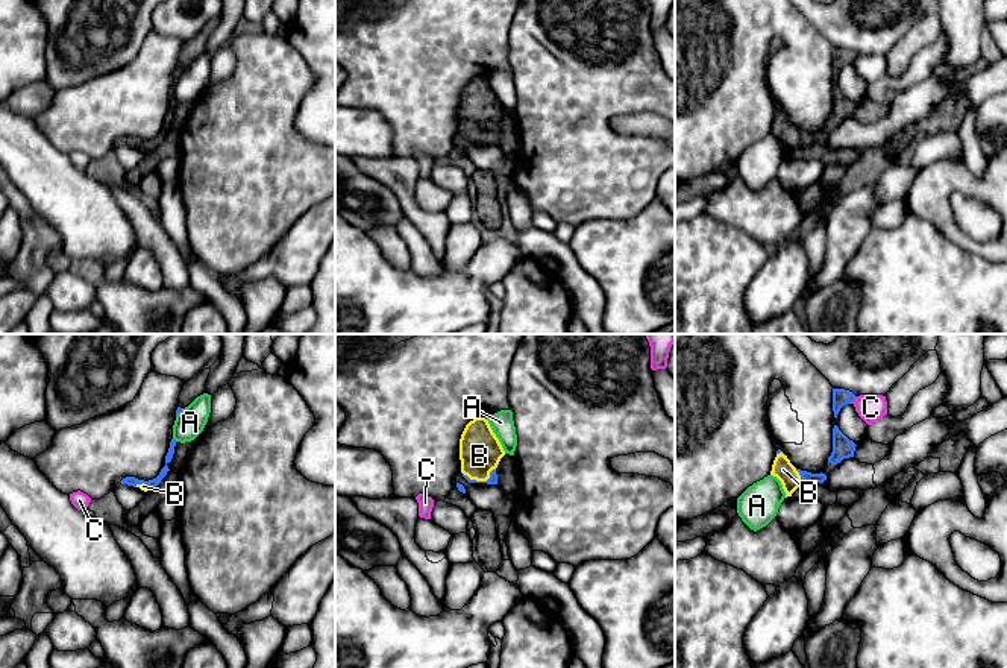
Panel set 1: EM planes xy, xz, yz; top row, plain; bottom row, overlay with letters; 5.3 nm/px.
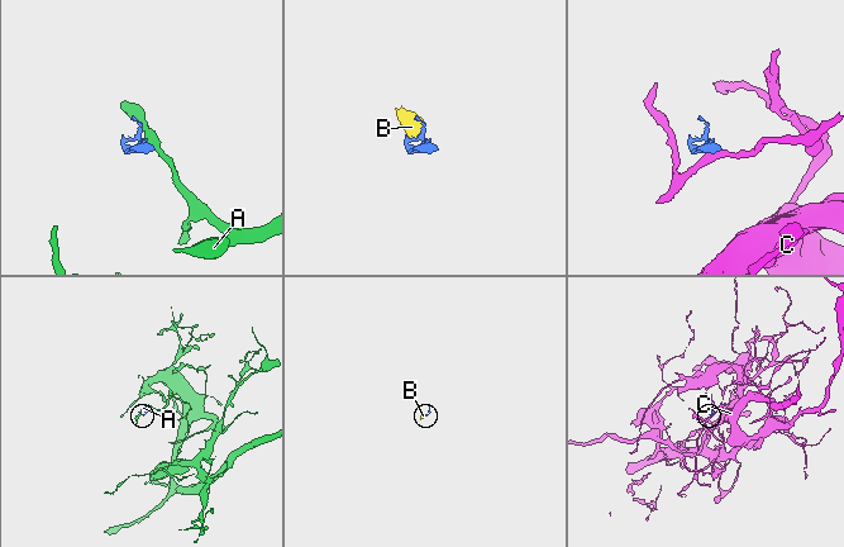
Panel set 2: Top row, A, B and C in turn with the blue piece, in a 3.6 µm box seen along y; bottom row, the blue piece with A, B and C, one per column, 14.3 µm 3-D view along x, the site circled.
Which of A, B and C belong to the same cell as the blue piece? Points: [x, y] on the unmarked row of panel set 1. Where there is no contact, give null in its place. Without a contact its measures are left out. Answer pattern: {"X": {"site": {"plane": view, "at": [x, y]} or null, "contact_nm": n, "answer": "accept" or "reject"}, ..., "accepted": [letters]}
{"A": {"site": {"plane": "xy", "at": [179, 72]}, "contact_nm": 60, "answer": "reject"}, "B": {"site": {"plane": "xz", "at": [479, 141]}, "contact_nm": 190, "answer": "accept"}, "C": {"site": {"plane": "yz", "at": [854, 59]}, "contact_nm": 50, "answer": "reject"}, "accepted": ["B"]}

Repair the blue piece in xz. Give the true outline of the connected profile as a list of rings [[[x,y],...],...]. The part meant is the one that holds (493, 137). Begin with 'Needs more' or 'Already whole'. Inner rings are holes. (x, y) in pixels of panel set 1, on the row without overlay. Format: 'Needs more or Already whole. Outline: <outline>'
Needs more. Outline: [[[485,77],[470,80],[460,99],[463,137],[469,143],[497,144],[496,128],[505,111]]]

